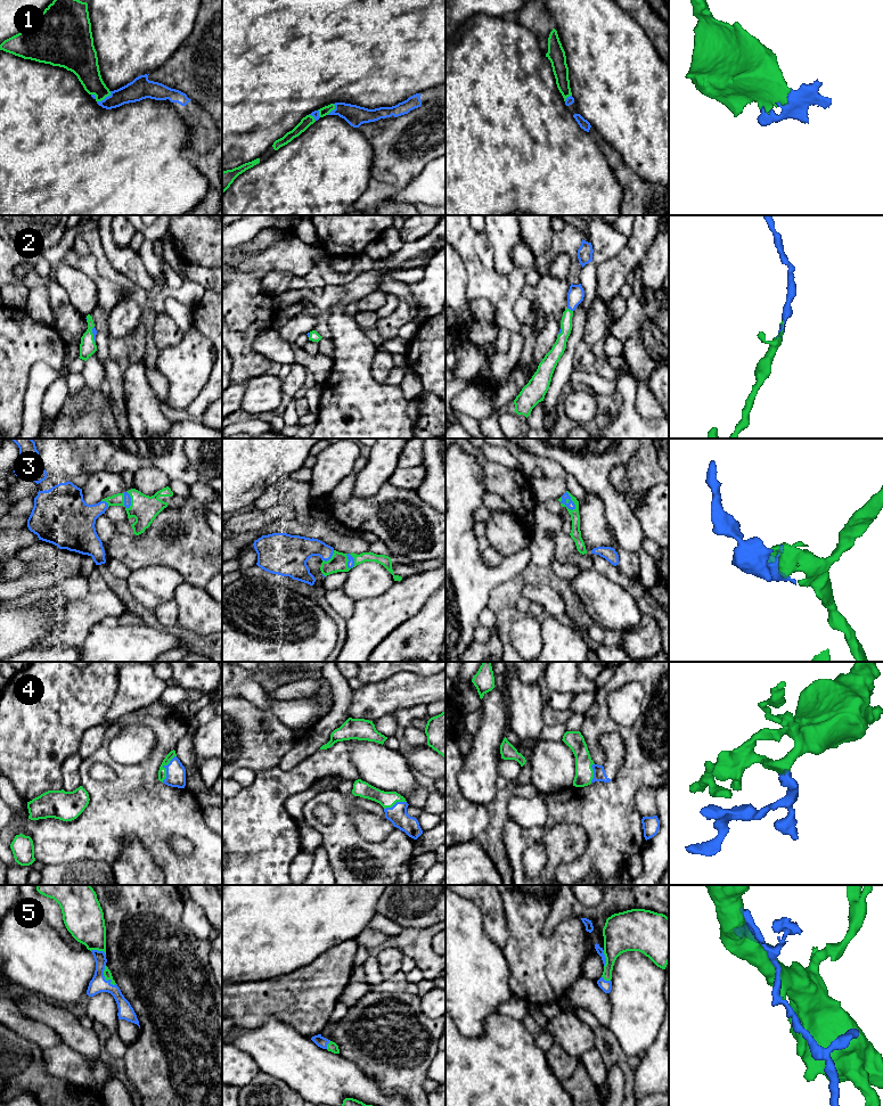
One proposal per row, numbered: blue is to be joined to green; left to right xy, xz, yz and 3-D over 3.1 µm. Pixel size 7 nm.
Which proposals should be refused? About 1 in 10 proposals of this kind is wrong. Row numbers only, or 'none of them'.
none of them

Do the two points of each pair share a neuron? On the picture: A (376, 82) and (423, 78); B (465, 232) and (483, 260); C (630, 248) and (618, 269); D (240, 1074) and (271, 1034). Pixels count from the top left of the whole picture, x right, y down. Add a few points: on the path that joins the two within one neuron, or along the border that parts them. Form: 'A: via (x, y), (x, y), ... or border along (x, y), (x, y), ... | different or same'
A: via (387, 82), (395, 82), (400, 78), (411, 78) | same
B: via (465, 239), (476, 253) | same
C: via (630, 253), (622, 264) | same
D: border along (234, 1045), (245, 1050), (261, 1071) | different

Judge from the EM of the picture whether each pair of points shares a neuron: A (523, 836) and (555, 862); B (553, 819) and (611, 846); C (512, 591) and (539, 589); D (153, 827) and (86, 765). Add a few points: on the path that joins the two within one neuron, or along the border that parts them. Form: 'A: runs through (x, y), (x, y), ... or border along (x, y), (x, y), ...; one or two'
A: runs through (534, 836), (544, 836), (555, 848), (555, 851); one
B: runs through (567, 816), (580, 816), (596, 832); one
C: border along (525, 583), (521, 596); two
D: runs through (133, 808), (115, 807), (92, 785); one

